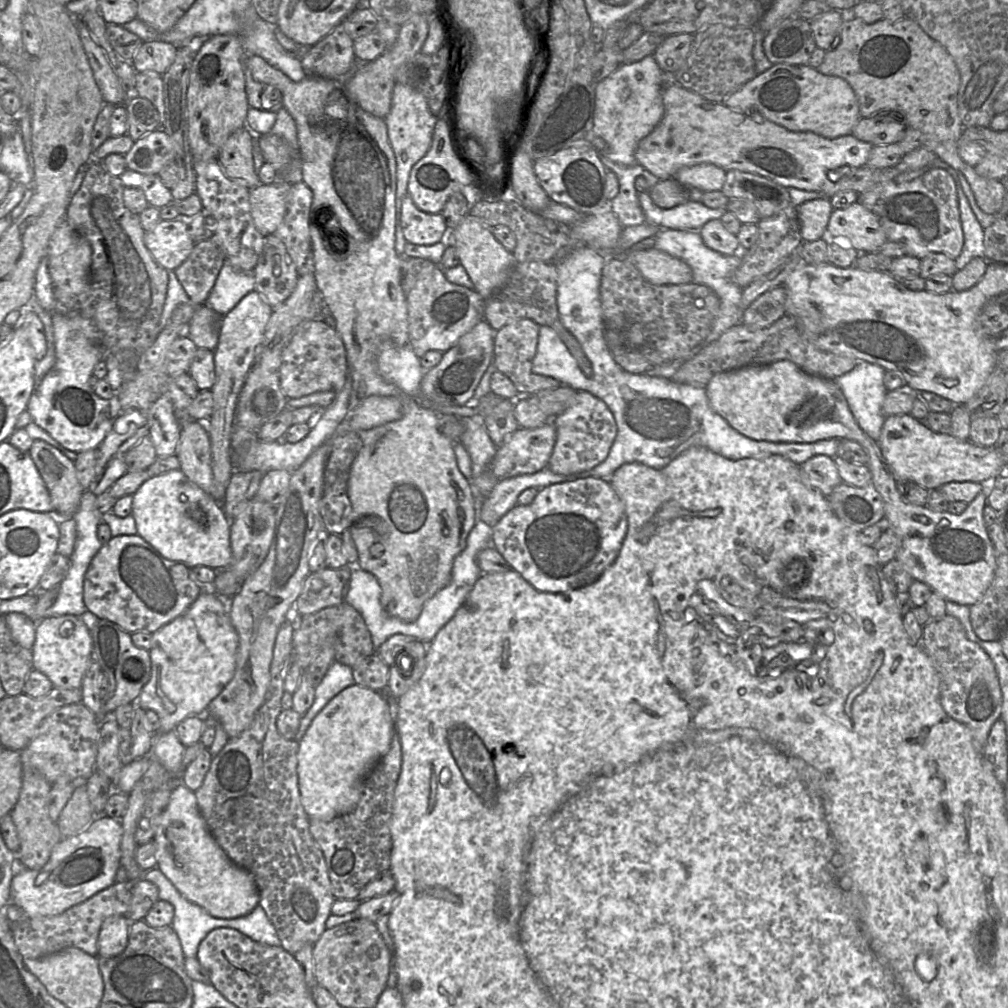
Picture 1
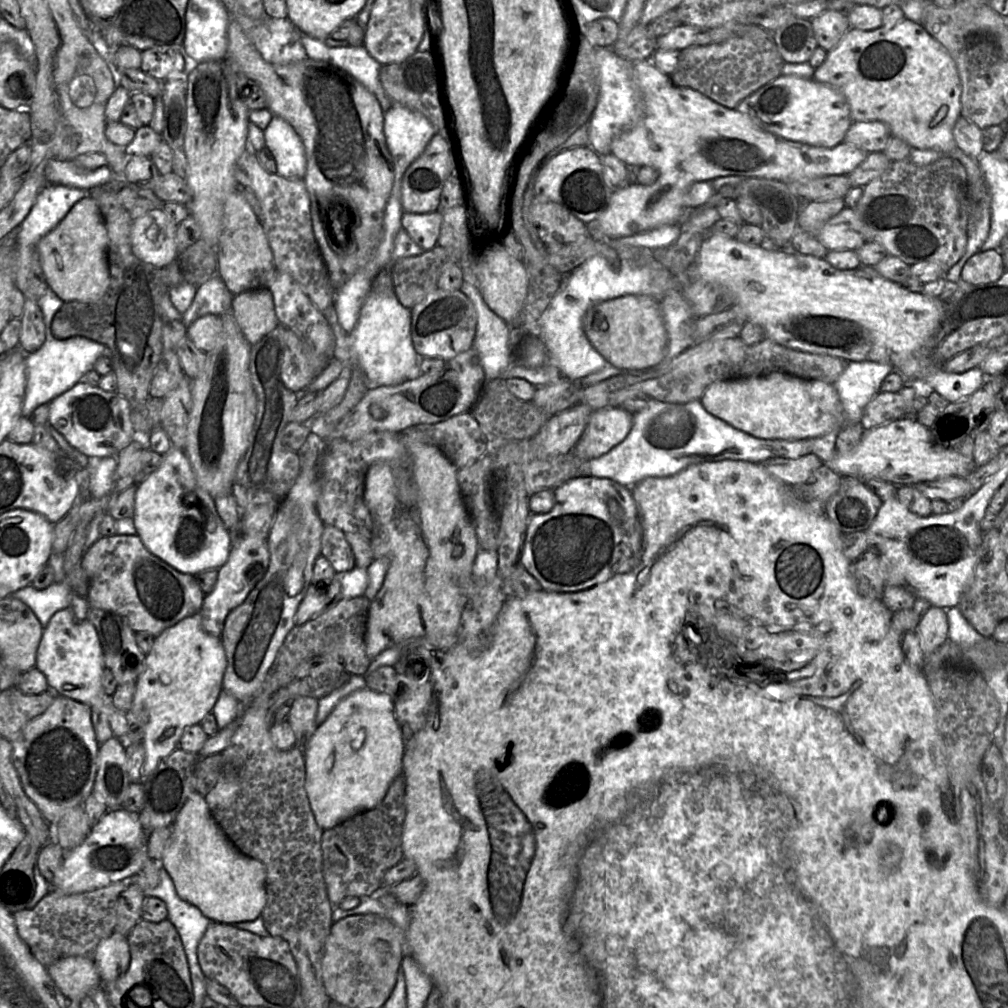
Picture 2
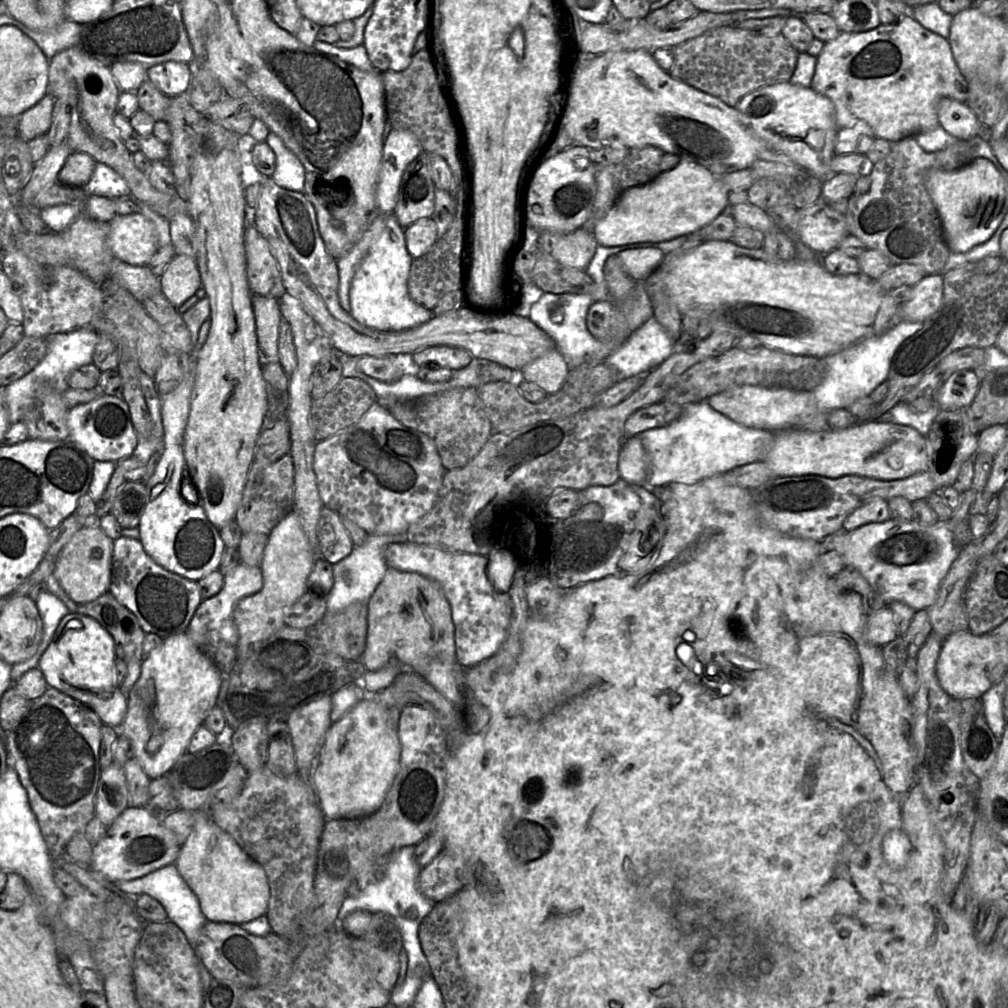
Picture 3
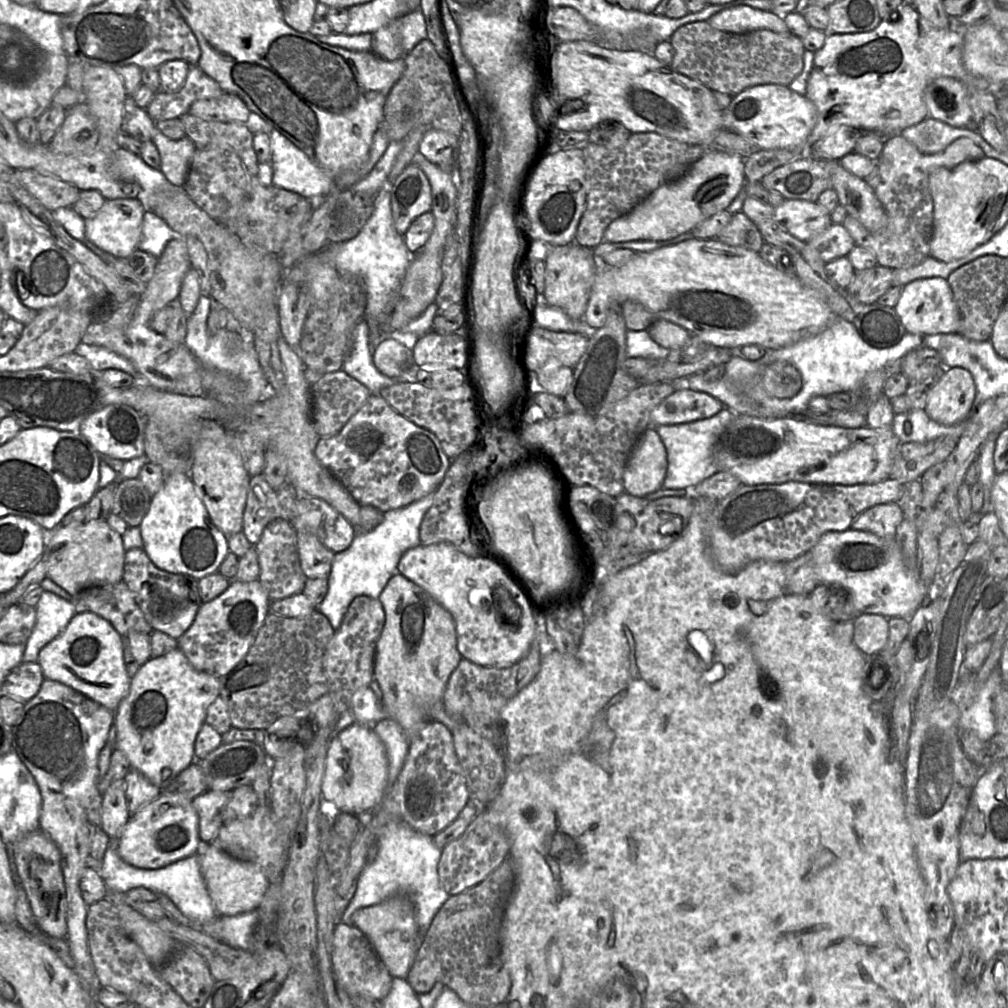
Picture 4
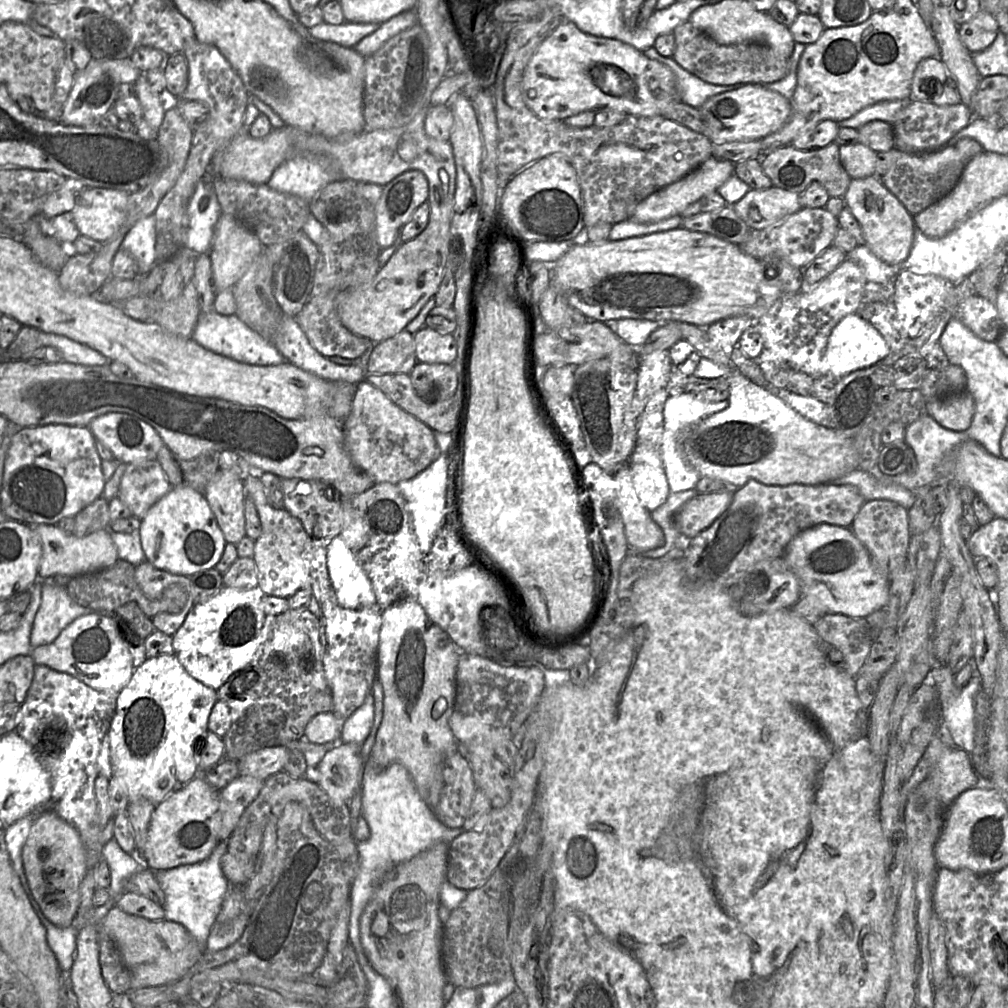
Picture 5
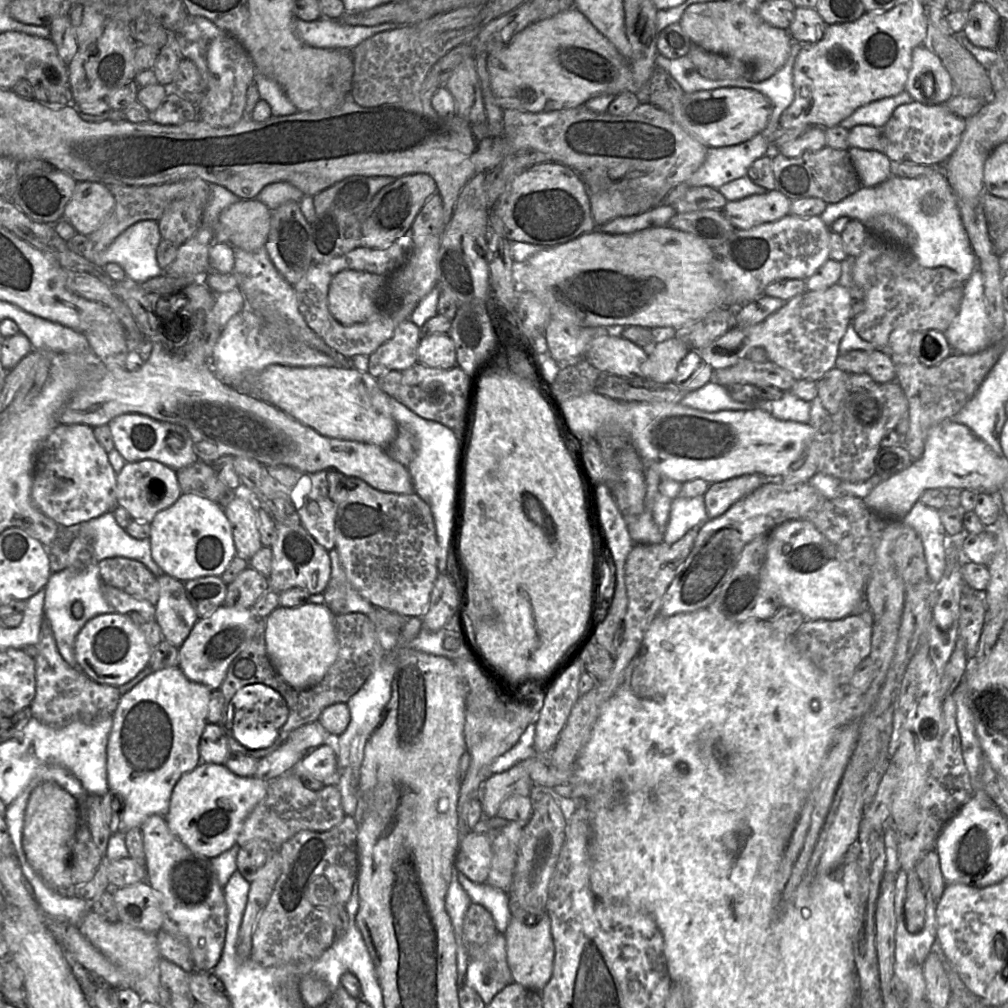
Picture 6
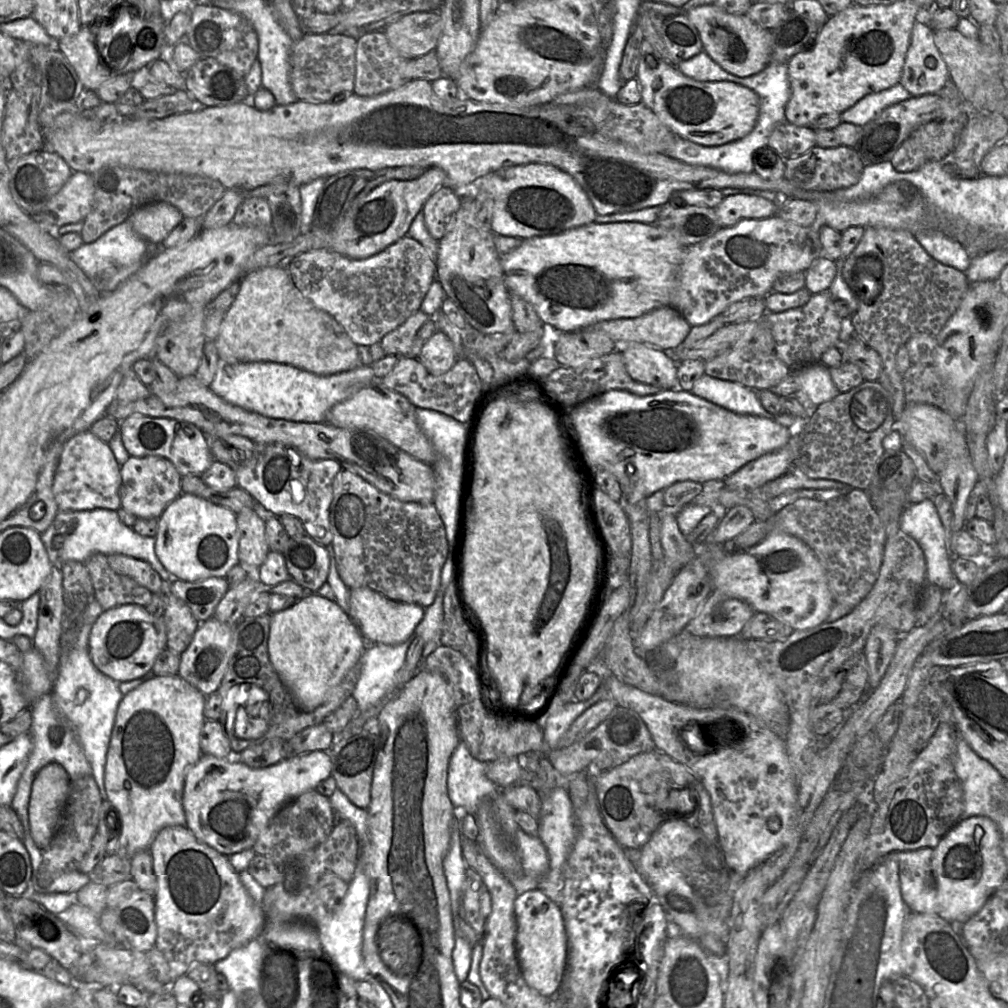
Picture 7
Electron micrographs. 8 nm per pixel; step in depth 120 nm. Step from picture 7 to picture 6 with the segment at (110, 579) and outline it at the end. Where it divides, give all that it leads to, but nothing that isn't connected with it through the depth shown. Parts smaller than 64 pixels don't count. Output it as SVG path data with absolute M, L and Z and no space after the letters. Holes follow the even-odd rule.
M102 583L101 592L115 612L125 615L139 613L146 619L155 619L156 606L152 605L149 601L136 598L105 583Z

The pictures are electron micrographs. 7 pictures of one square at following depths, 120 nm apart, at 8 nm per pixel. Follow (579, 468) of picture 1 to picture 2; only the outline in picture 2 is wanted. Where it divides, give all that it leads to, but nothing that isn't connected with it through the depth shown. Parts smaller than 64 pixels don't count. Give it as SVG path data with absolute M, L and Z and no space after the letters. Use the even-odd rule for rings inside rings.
M622 407L596 410L572 451L583 461L607 454L629 434L633 425L633 413Z

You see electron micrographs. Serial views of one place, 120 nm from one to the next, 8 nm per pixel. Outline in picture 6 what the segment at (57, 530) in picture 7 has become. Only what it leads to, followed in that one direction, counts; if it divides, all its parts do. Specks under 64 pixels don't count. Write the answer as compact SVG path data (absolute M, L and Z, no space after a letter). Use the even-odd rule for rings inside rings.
M112 512L69 526L67 529L75 536L91 535L93 555L97 563L108 558L124 557L143 563L156 577L165 574L152 558L150 540L131 537L119 526Z

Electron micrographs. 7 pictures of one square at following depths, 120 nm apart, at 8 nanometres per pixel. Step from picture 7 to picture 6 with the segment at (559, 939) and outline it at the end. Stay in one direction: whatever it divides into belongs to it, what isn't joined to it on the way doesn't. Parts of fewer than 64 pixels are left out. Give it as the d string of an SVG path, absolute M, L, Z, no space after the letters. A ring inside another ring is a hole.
M544 914L534 924L527 924L511 917L504 936L507 961L514 982L540 992L549 982L553 973L555 946L550 916Z

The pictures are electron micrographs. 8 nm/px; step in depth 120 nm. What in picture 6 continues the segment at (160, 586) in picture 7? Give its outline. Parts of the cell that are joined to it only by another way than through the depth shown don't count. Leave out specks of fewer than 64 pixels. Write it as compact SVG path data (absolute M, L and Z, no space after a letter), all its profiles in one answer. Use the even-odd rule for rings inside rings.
M113 557L98 562L96 566L105 584L156 606L160 593L159 583L157 577L143 563L124 557Z

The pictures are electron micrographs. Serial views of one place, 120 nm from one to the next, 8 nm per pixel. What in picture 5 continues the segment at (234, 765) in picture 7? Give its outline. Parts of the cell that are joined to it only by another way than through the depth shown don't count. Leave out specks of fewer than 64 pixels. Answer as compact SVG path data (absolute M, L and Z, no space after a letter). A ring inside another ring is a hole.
M340 743L327 751L314 769L314 780L332 799L348 802L362 784L360 746ZM200 773L154 807L147 841L139 856L152 871L199 862L207 858L218 843L219 790L211 787Z

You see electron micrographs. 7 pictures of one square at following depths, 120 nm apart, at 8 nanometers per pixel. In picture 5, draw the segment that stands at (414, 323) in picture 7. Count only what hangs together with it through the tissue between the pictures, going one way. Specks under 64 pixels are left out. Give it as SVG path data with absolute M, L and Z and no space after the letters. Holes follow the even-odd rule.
M406 329L385 341L375 343L366 363L367 374L406 374L417 365L414 335Z

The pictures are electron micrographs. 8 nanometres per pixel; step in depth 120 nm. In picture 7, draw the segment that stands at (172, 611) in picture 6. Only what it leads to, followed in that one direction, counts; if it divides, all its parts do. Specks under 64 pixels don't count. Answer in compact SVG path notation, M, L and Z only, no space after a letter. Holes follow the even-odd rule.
M169 585L165 587L163 592L167 595L167 604L163 613L167 648L180 656L191 643L201 623L181 599L170 593Z

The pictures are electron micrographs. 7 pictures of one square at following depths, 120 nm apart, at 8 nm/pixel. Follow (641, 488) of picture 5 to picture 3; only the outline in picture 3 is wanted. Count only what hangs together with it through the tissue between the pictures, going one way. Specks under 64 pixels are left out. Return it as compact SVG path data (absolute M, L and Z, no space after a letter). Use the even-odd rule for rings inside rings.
M639 435L627 437L618 458L618 471L623 480L644 486L648 480L650 465Z

